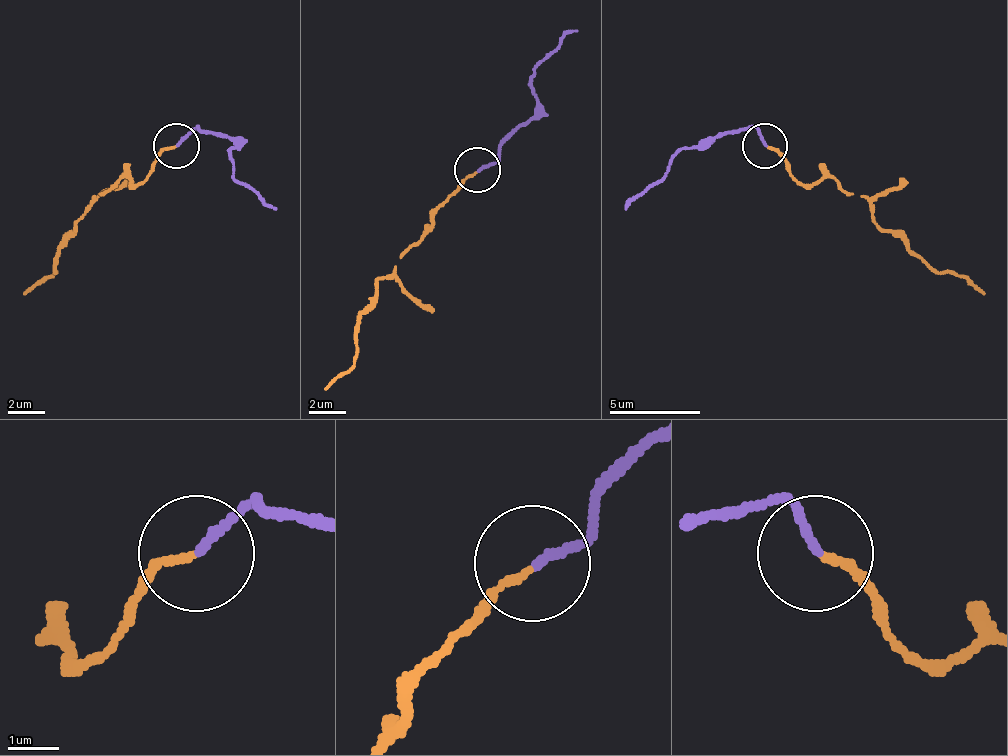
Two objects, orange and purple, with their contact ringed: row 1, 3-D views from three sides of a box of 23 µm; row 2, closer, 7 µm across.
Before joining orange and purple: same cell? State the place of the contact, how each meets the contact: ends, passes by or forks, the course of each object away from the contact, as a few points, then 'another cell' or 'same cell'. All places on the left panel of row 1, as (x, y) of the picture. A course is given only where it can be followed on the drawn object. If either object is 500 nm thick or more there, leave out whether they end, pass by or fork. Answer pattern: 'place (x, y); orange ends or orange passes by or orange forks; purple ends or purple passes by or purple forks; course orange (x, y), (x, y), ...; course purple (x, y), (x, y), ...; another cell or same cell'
place (176, 146); orange ends; purple ends; course orange (175, 147), (139, 183), (116, 179), (98, 192), (57, 252), (57, 270), (25, 293); course purple (175, 147), (198, 129), (221, 133), (234, 147), (230, 156), (234, 174), (275, 211); same cell

